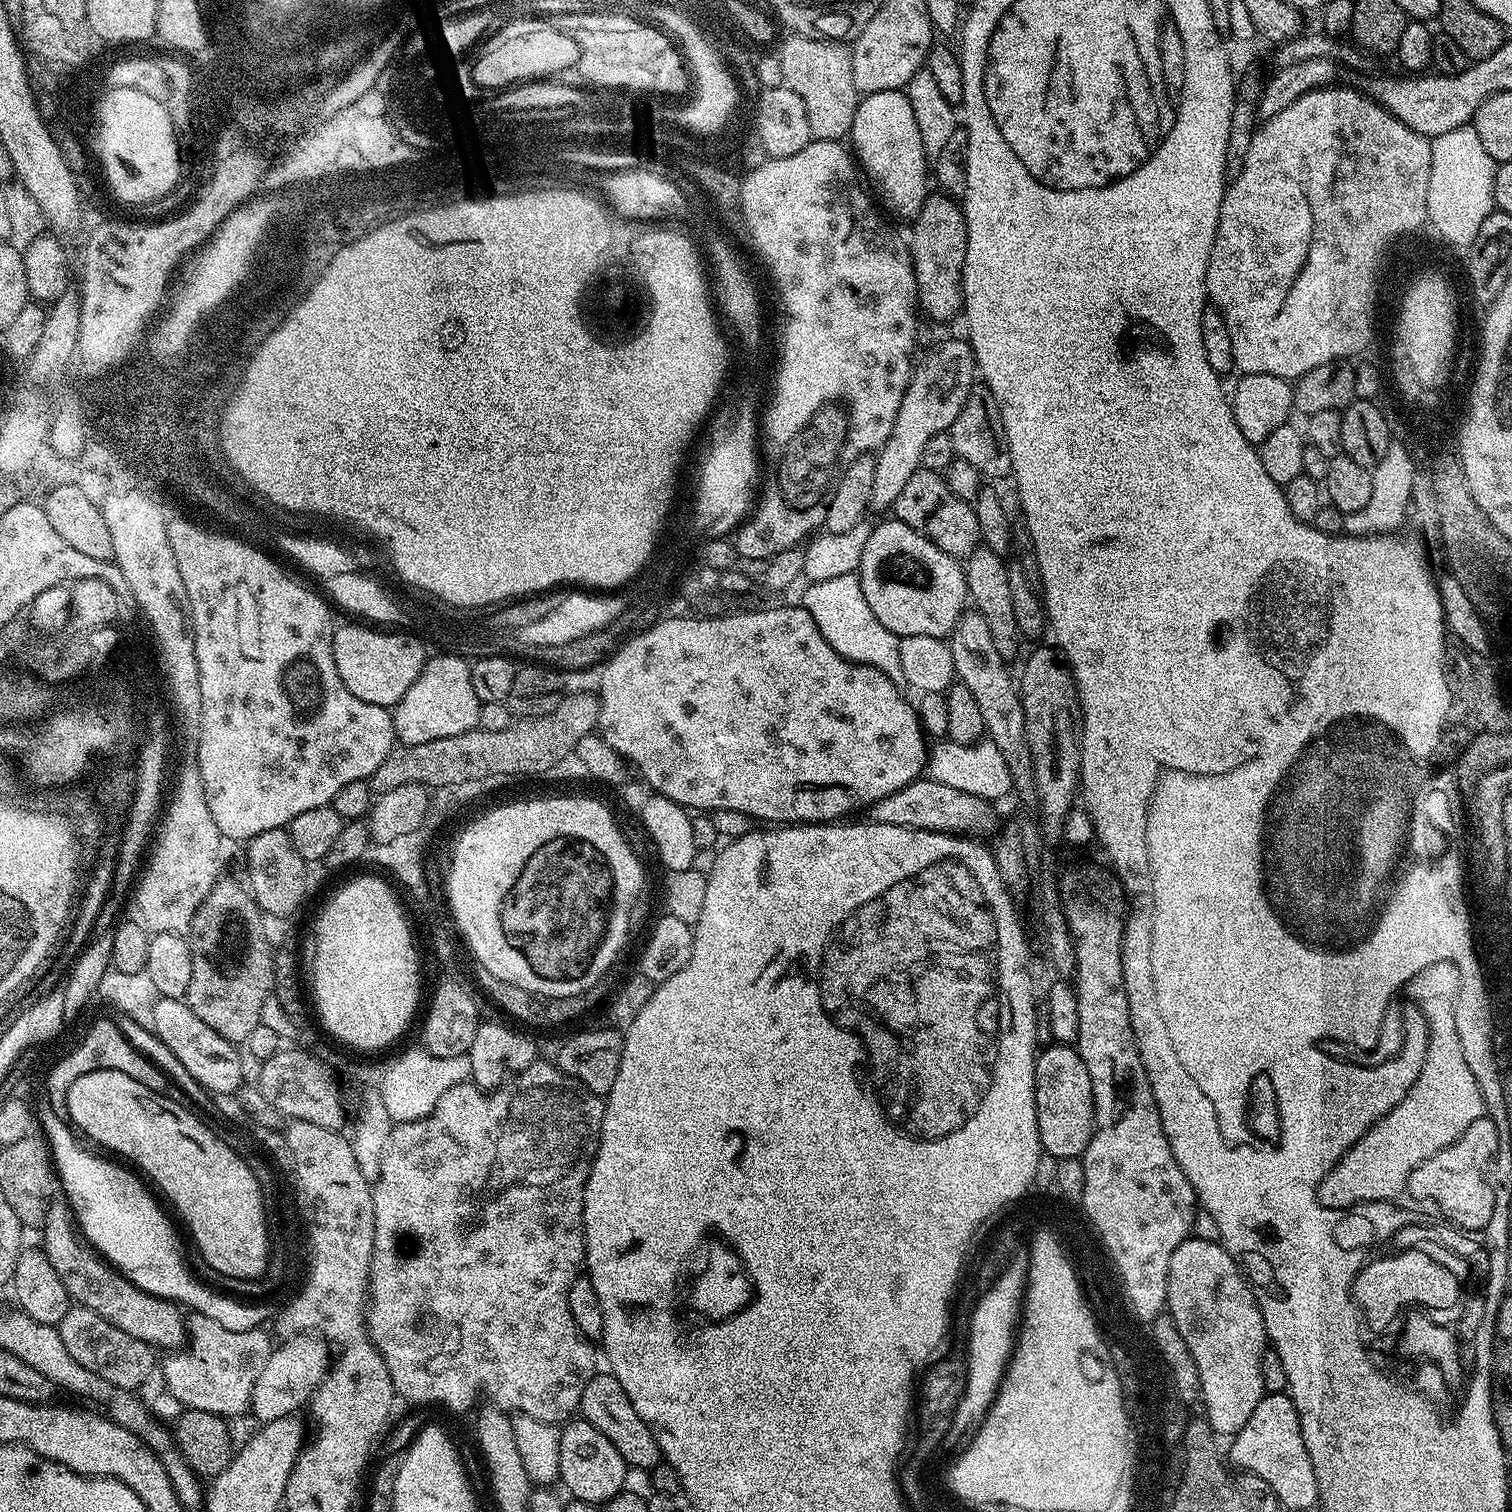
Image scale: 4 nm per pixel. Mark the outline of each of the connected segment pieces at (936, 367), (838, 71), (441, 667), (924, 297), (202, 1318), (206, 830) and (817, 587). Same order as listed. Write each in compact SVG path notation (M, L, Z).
M967 339L940 340L912 369L912 376L902 398L902 406L898 406L898 414L894 418L894 426L886 438L886 442L875 453L874 490L871 507L891 509L895 505L898 494L902 494L906 482L919 472L922 462L922 449L926 442L934 438L934 434L948 432L954 418L962 414L962 406L966 406L966 398L970 395L977 379L976 355Z
M787 33L778 49L785 87L802 98L813 139L843 141L852 131L860 93L854 86L851 51L837 41Z
M439 654L425 659L422 674L418 674L414 686L391 709L392 725L401 745L454 738L479 725L481 702L478 694L474 694L474 682L470 682L471 669L471 663L461 655Z
M929 194L922 210L911 221L912 265L916 275L916 299L921 313L932 320L948 320L961 311L964 302L964 263L968 227L963 207L953 197Z
M192 1312L186 1320L186 1343L179 1350L169 1351L165 1355L168 1356L165 1360L163 1357L162 1383L175 1398L178 1398L178 1402L183 1404L185 1409L202 1410L225 1418L247 1413L252 1402L254 1382L258 1382L258 1374L262 1374L262 1366L266 1366L274 1347L274 1340L271 1340L264 1331L263 1327L237 1332L226 1330L222 1322L214 1322L214 1318L206 1318L206 1314L201 1312Z
M188 758L176 776L176 785L173 788L171 785L170 799L163 809L154 843L147 853L146 863L139 873L138 883L134 888L136 908L140 911L138 920L149 933L165 932L184 936L191 929L192 919L198 906L202 906L206 894L210 894L217 880L221 879L220 844L222 845L222 837L218 826L214 826L214 814L210 814L210 806L206 806L206 790L202 790L202 774L195 759Z
M856 572L841 574L838 578L826 581L814 581L807 585L802 606L814 618L818 630L822 630L822 638L842 658L851 660L854 664L874 666L893 682L903 681L902 658L898 658L900 637L895 636L878 618L874 618L874 610L862 595L860 577Z

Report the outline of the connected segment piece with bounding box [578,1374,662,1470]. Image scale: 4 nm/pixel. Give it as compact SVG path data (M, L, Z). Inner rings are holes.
M598 1374L590 1378L590 1382L586 1382L586 1390L582 1390L578 1412L583 1420L594 1426L594 1430L606 1434L606 1438L614 1442L614 1450L618 1450L633 1469L650 1470L661 1463L660 1447L658 1442L654 1442L654 1434L650 1434L650 1426L638 1418L638 1410L634 1410L630 1398L626 1398L626 1390L622 1390L622 1382L618 1382L616 1376Z

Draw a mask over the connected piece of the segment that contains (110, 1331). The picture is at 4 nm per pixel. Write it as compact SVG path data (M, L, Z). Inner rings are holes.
M73 1306L69 1308L66 1318L58 1326L62 1343L66 1351L78 1366L86 1366L90 1374L98 1374L98 1378L106 1378L119 1388L140 1390L153 1379L152 1371L157 1371L158 1356L151 1344L138 1338L130 1338L126 1330L118 1330L118 1326L110 1326L106 1318L94 1314L94 1310Z

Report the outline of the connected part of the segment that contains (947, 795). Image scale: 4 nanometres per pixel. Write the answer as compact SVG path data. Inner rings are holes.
M921 778L863 809L862 816L867 823L882 826L907 826L953 834L980 834L976 832L984 832L994 824L991 808L993 807L989 801L976 795L939 784L931 778Z

